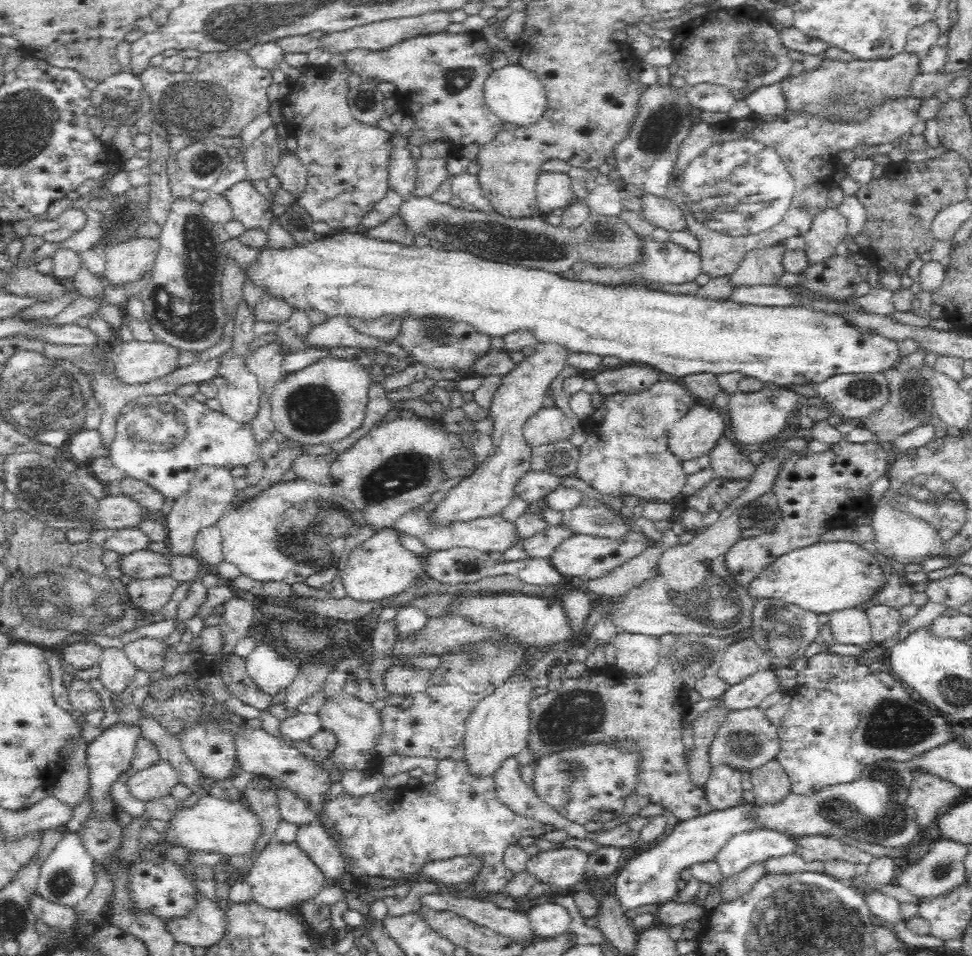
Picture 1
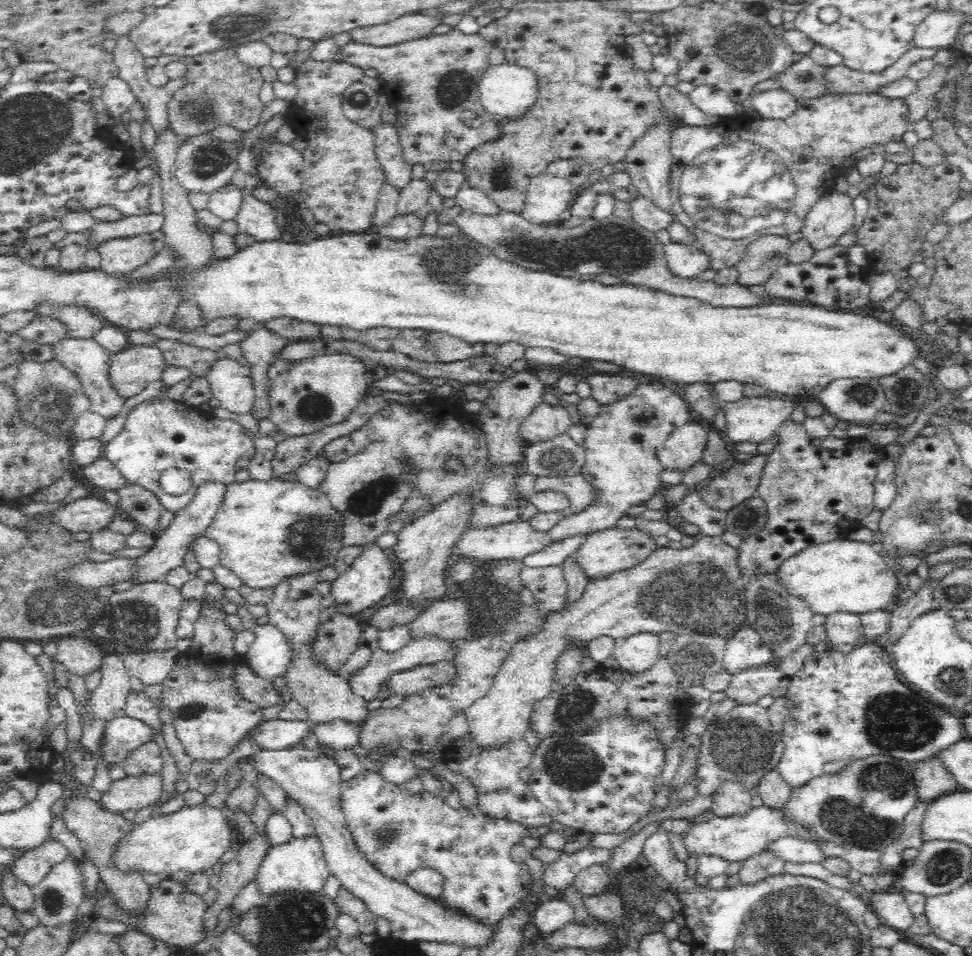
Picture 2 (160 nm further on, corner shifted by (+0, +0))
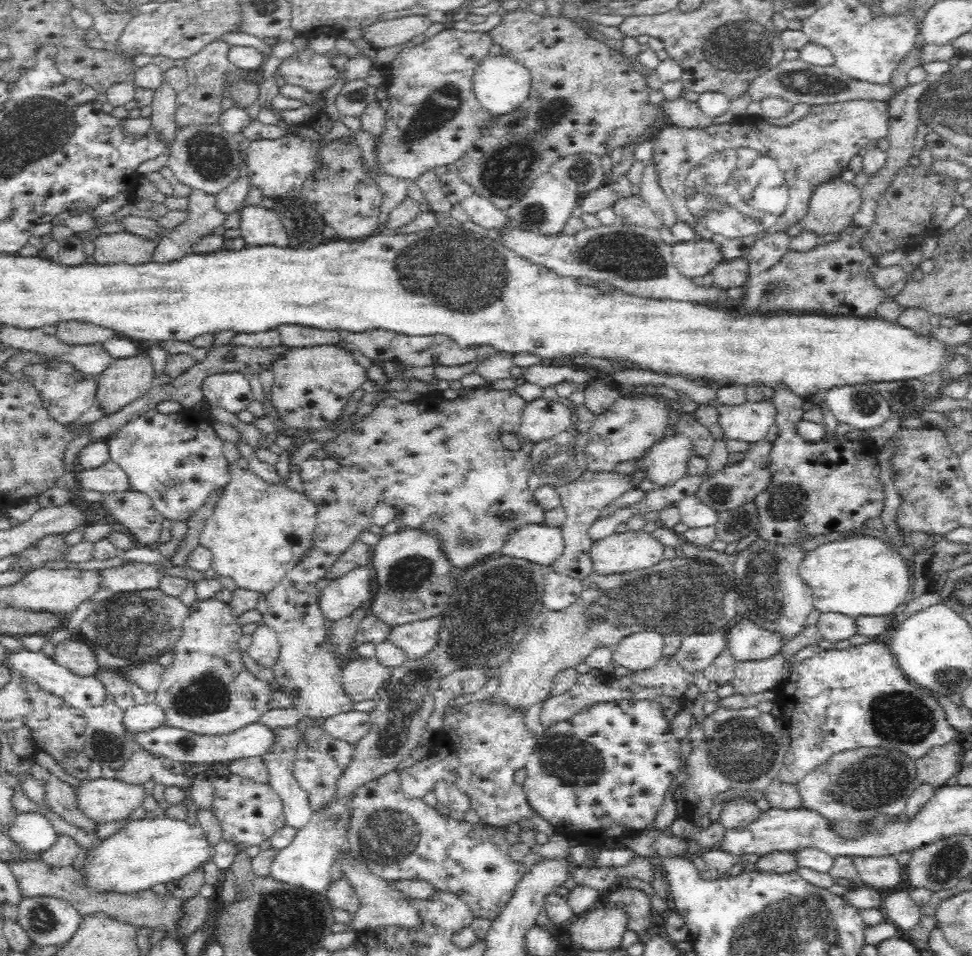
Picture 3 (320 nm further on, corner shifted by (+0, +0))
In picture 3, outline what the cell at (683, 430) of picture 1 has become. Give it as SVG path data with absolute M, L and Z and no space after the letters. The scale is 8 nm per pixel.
M682 433L668 434L662 442L652 446L644 459L645 470L643 477L658 484L674 484L677 480L686 477L688 461L694 456L694 440Z

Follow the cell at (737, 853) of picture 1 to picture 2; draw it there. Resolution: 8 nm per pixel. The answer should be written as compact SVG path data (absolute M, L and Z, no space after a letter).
M790 836L769 841L763 852L785 863L822 863L825 860L814 842Z

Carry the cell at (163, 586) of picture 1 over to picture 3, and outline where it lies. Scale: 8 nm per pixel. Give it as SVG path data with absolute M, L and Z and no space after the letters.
M160 588L131 592L118 592L112 597L98 603L96 610L81 623L79 632L75 635L90 644L97 652L99 664L108 669L124 670L129 665L144 662L156 662L164 653L173 652L172 648L180 638L183 622L189 615L189 608L179 597L166 594Z

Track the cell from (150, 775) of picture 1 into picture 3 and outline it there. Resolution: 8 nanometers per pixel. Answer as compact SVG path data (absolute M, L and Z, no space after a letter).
M98 778L77 788L78 805L94 823L127 819L132 810L142 807L150 794L140 783Z

